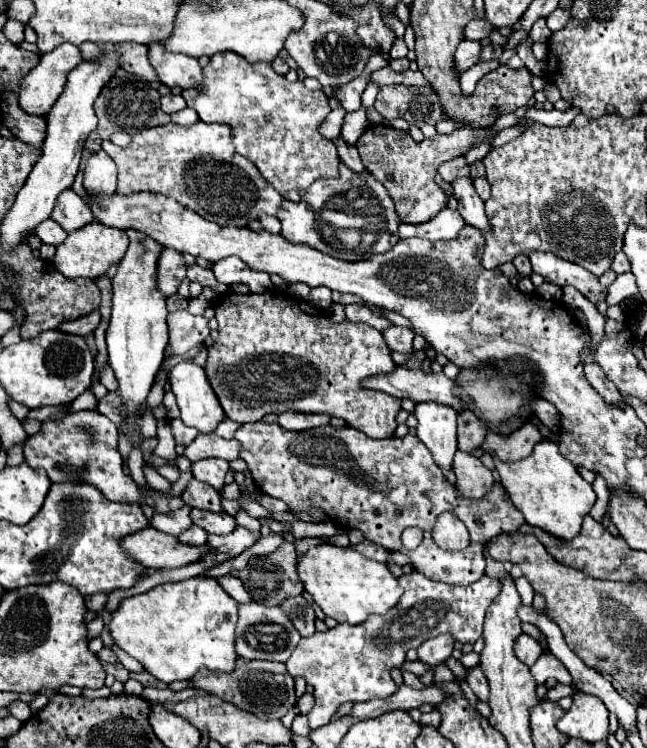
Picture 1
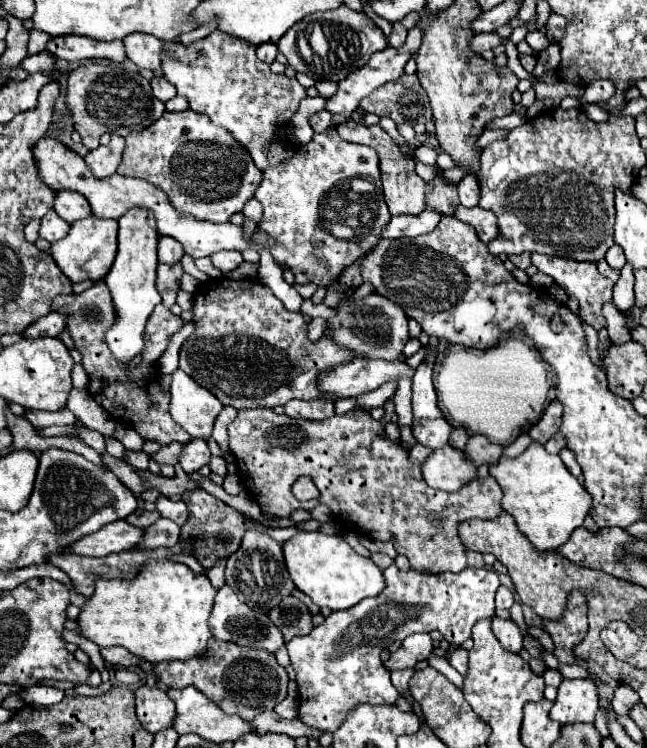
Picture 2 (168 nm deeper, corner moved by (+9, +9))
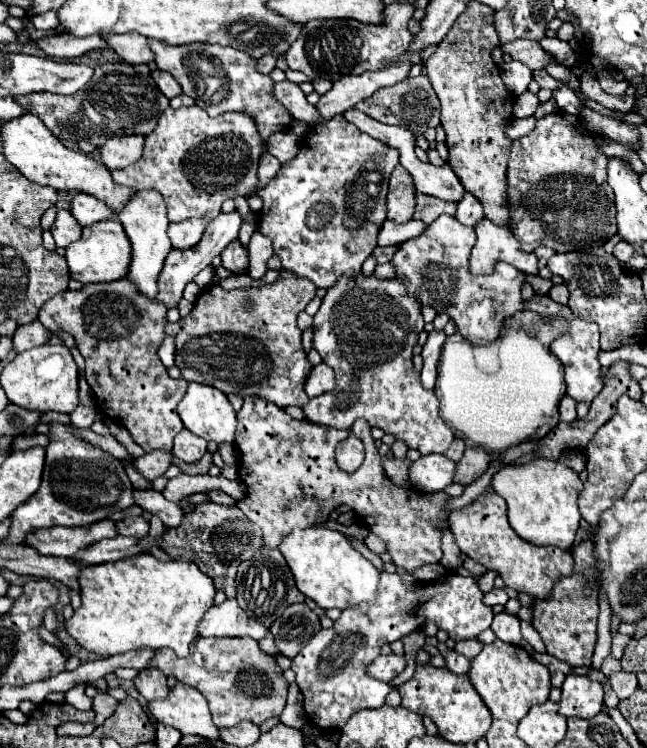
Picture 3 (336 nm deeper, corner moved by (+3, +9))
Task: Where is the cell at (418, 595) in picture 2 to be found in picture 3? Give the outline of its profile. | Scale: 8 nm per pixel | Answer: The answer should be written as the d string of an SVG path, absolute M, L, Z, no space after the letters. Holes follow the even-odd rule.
M383 572L379 590L377 590L377 596L373 602L357 604L357 606L343 610L341 618L335 620L335 624L331 628L327 628L327 630L323 628L321 632L317 632L309 640L309 644L305 644L303 650L293 658L291 670L295 672L295 682L305 696L303 708L305 708L305 714L309 716L307 720L321 730L341 730L345 726L345 722L355 712L359 712L363 708L379 708L385 704L385 696L389 694L391 686L365 674L365 666L371 664L371 660L375 660L375 656L379 656L379 646L391 644L393 640L399 640L405 634L411 634L413 630L423 628L427 622L435 622L441 630L447 630L449 638L453 638L455 642L465 640L465 638L477 638L483 630L487 630L491 626L491 620L493 620L493 608L483 604L483 592L479 590L477 582L471 576L447 574L439 580L435 580L435 584L427 584L427 586L409 590L401 582L399 574Z

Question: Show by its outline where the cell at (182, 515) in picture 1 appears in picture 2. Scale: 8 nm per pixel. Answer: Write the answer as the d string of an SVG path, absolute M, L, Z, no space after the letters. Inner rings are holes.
M139 508L137 512L129 514L125 520L127 520L129 524L133 524L133 526L139 526L139 528L147 528L147 526L155 524L159 518L161 518L161 514L159 514L157 510L149 512L149 510L143 510L143 508Z

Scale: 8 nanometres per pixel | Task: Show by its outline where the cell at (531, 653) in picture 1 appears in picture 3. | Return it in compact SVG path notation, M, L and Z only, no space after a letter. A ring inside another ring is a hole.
M507 612L495 614L491 630L495 632L495 636L507 644L519 644L521 640L521 630L519 630L519 618L511 616Z

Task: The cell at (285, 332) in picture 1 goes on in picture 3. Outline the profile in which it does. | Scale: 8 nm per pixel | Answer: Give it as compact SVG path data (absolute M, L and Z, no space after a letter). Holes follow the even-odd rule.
M281 270L279 272L279 278L281 280L275 280L273 284L265 284L261 288L243 288L243 290L223 290L219 286L211 286L207 290L201 292L199 300L195 302L193 310L181 318L181 332L175 336L175 366L181 370L183 378L189 380L189 382L201 382L201 384L207 384L207 386L215 386L217 390L225 392L225 394L241 394L241 396L259 396L259 398L265 398L265 400L271 400L273 404L281 406L281 408L287 408L287 406L305 406L307 404L307 394L303 392L303 380L307 378L307 372L311 372L311 364L309 360L305 360L305 352L301 348L301 330L297 328L297 314L304 308L304 301L311 301L316 295L316 286L311 280L305 280L301 276L295 276L293 272L287 272L287 270ZM245 302L251 302L251 308L245 308Z

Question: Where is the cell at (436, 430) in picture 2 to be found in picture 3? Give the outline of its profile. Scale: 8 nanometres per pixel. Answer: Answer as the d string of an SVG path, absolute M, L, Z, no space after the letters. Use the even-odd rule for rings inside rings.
M375 274L363 276L341 276L335 286L331 286L321 302L319 312L313 316L313 348L319 352L327 366L335 368L337 386L331 392L319 394L311 398L305 406L305 418L315 424L333 426L333 428L351 428L351 424L359 418L367 420L371 428L381 428L385 434L395 436L407 444L407 448L415 448L421 454L443 452L453 442L453 432L443 424L439 416L439 400L433 392L425 390L419 372L413 370L413 346L417 344L417 336L423 330L423 314L419 300L407 292L405 284L397 278L383 280Z

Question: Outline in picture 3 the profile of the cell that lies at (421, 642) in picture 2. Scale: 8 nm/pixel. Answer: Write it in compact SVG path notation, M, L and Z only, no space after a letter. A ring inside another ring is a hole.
M389 654L389 656L377 656L367 668L365 672L381 682L389 682L393 680L399 672L403 672L405 668L405 658L397 656L397 654Z

